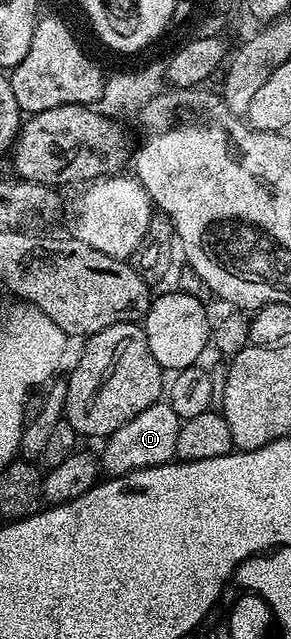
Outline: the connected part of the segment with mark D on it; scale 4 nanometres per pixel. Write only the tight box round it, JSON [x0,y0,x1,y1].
[98,400,181,476]

